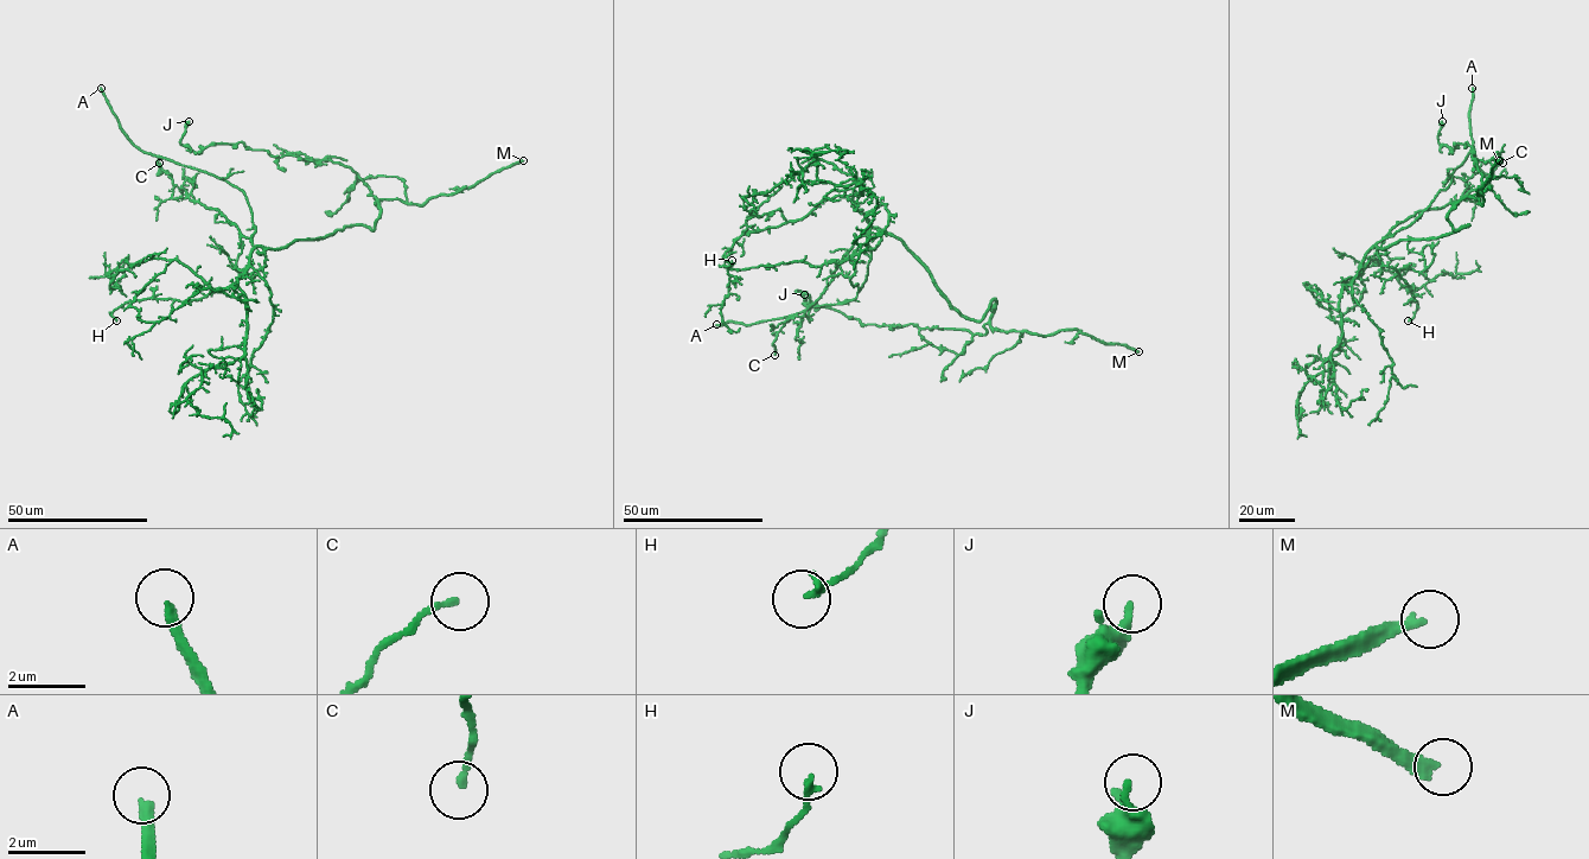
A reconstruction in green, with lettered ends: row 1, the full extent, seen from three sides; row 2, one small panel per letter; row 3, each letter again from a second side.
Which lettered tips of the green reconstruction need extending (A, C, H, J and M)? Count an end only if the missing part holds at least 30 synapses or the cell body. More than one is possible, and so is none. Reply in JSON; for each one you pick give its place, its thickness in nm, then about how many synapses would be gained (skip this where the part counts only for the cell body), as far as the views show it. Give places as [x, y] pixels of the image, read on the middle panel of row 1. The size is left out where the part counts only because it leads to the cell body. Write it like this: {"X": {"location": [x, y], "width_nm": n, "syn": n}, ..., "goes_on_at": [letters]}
{"A": {"location": [716, 324], "width_nm": 280}, "M": {"location": [1138, 351], "width_nm": 280, "syn": 450}, "goes_on_at": ["A", "M"]}

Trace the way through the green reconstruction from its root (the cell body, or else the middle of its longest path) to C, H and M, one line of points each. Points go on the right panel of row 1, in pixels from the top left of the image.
C: (1423, 239), (1373, 247), (1417, 211), (1466, 198), (1467, 180), (1474, 173), (1491, 175), (1503, 163)
H: (1423, 239), (1399, 240), (1377, 250), (1411, 290), (1409, 301), (1417, 301), (1408, 320)
M: (1423, 239), (1468, 226), (1455, 229), (1448, 212), (1466, 197), (1482, 205), (1478, 190), (1499, 160)

